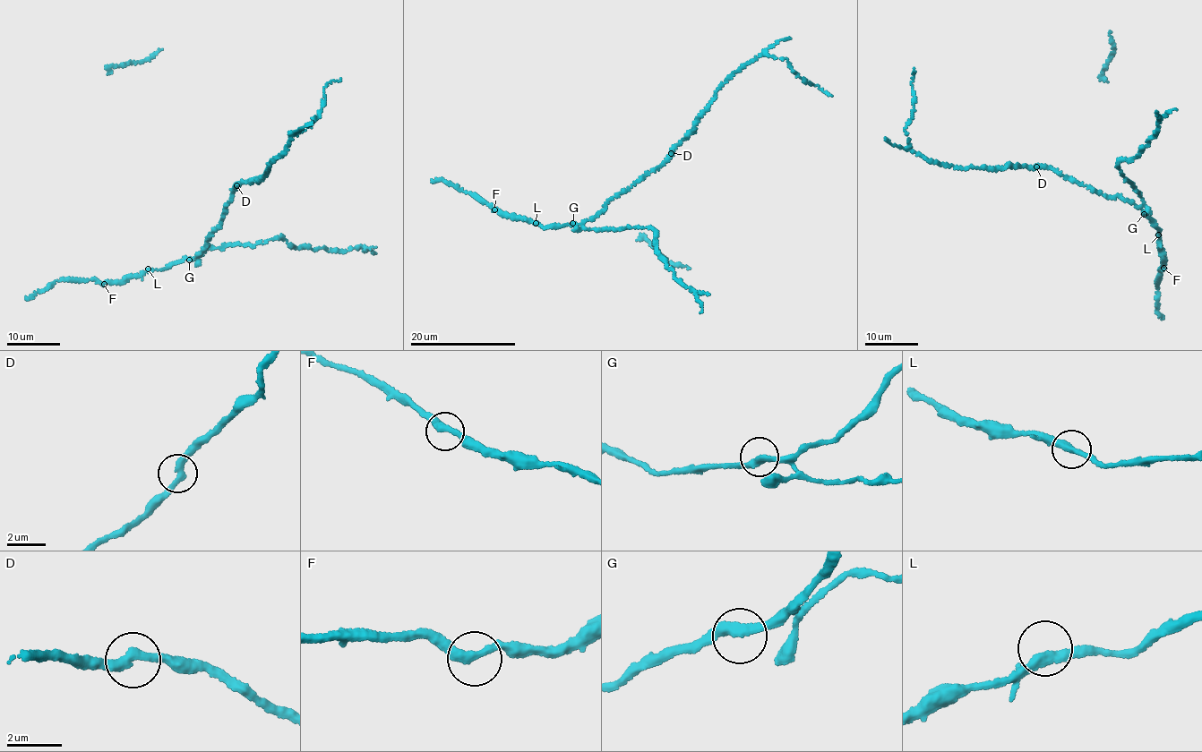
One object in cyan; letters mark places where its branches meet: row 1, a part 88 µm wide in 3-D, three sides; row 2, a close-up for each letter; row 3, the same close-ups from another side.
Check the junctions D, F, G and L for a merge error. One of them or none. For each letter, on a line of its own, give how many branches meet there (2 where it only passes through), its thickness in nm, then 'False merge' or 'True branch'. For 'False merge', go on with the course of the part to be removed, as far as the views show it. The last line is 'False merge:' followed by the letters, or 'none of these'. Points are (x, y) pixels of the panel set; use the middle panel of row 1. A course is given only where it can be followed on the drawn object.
D: Branches: 2. Thickness 320 nm. True branch
F: Branches: 2. Thickness 320 nm. True branch
G: Branches: 2. Thickness 340 nm. True branch
L: Branches: 2. Thickness 340 nm. True branch
False merge: none of these

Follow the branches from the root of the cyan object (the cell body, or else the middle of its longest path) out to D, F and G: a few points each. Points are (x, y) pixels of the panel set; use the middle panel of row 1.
D: (601, 210), (613, 197), (661, 165), (672, 153)
F: (601, 210), (581, 222), (545, 228), (526, 218), (515, 220), (494, 209)
G: (601, 210), (592, 217), (572, 223)

